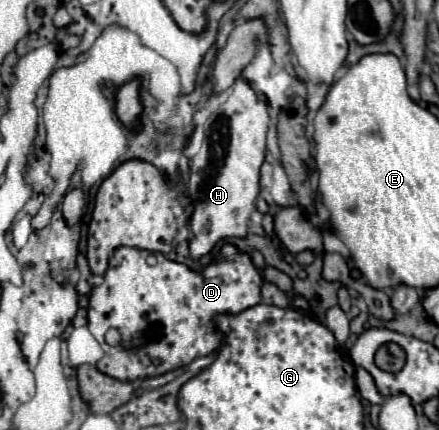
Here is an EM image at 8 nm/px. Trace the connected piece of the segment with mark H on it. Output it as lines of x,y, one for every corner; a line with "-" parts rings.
238,78
226,96
226,100
218,106
218,110
204,122
204,142
200,152
192,158
190,178
188,178
188,198
192,204
190,214
190,256
200,260
210,254
212,248
226,238
246,238
250,232
250,216
256,208
256,198
260,192
260,166
266,156
266,132
270,126
270,114
266,102
256,98
256,92
250,84

